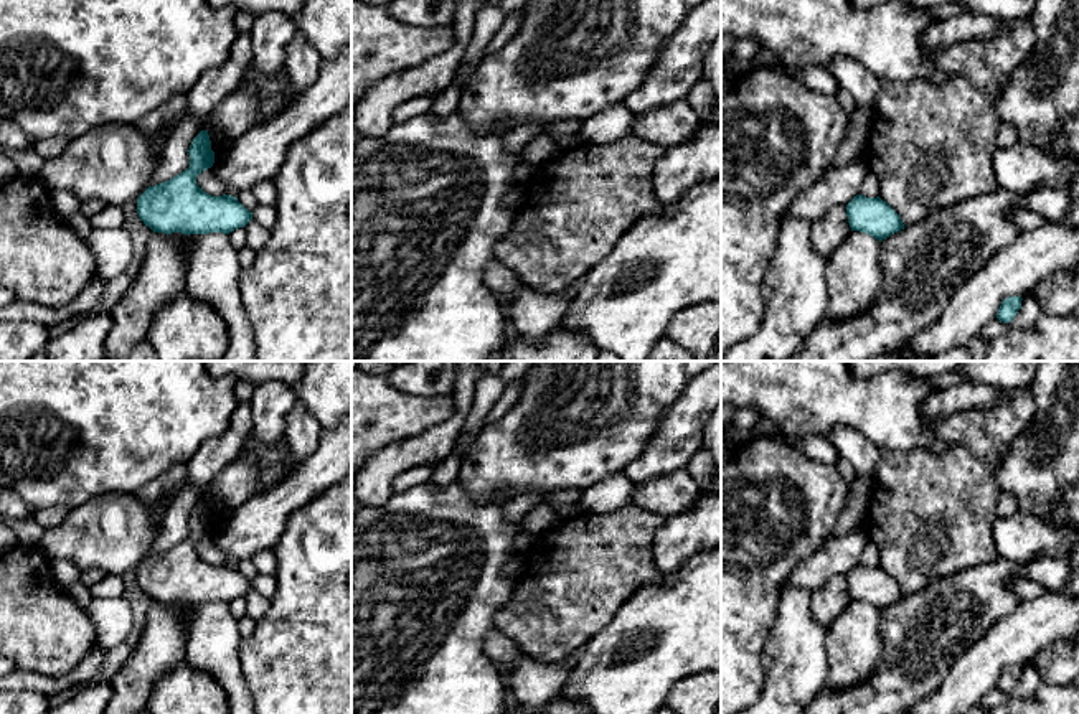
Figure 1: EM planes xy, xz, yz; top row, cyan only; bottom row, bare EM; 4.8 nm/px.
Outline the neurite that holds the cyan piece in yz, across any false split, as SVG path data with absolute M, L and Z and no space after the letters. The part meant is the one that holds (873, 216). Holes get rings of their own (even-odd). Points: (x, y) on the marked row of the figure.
M856 195L846 204L846 216L851 231L866 233L879 242L904 229L899 214L879 196L866 198Z

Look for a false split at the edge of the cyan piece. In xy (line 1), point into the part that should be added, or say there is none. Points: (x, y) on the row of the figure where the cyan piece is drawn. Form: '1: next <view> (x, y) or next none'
1: next none

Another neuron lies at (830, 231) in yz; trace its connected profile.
M835 206L822 219L812 223L812 247L828 261L850 233L846 206Z

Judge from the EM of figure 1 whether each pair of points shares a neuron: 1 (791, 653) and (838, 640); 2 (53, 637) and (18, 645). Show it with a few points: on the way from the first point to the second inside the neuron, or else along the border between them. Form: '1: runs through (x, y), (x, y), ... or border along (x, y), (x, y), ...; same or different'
1: border along (825, 630), (827, 683); different
2: runs through (45, 637), (27, 637); same

